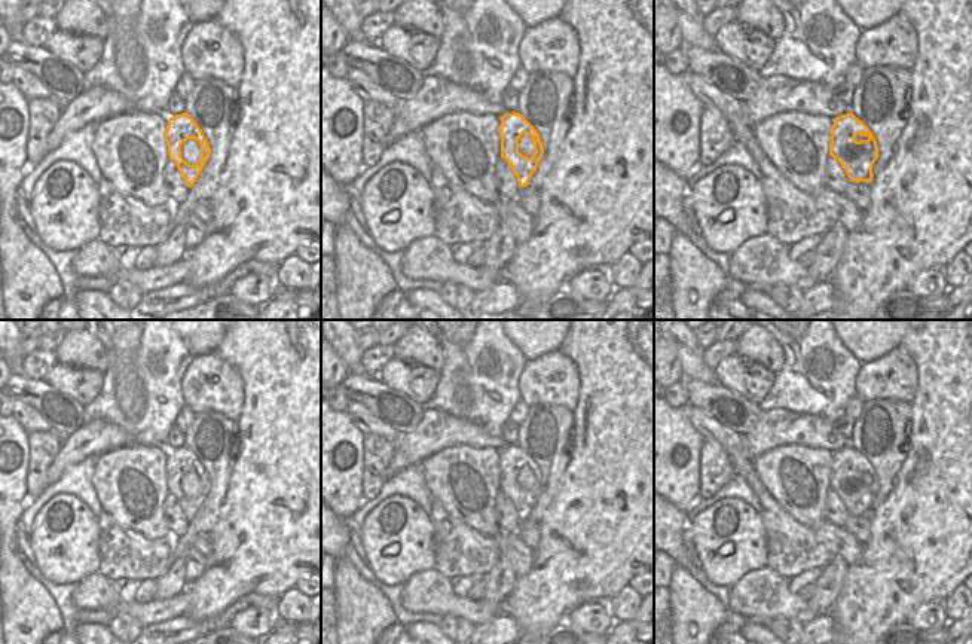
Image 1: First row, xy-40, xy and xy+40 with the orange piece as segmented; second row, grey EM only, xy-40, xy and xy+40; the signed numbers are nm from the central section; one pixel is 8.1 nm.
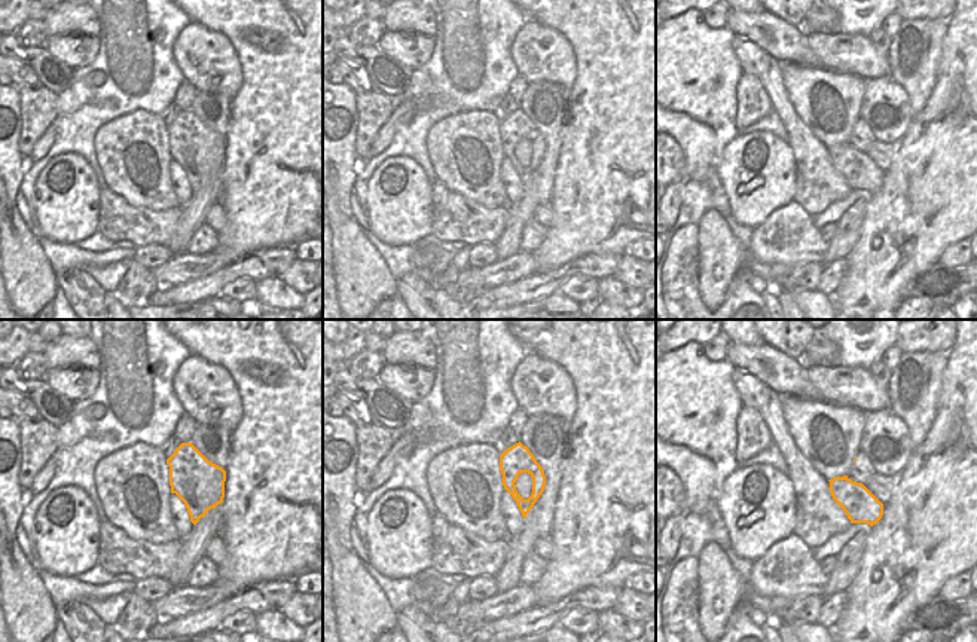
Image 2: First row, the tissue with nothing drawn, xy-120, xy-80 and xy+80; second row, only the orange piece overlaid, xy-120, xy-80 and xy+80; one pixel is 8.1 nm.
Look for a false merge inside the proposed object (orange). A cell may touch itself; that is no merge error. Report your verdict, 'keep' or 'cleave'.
cleave

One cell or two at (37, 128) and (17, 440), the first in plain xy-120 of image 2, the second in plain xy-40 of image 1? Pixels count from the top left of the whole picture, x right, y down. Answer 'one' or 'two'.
two

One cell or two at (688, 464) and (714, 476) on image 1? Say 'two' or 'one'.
two

